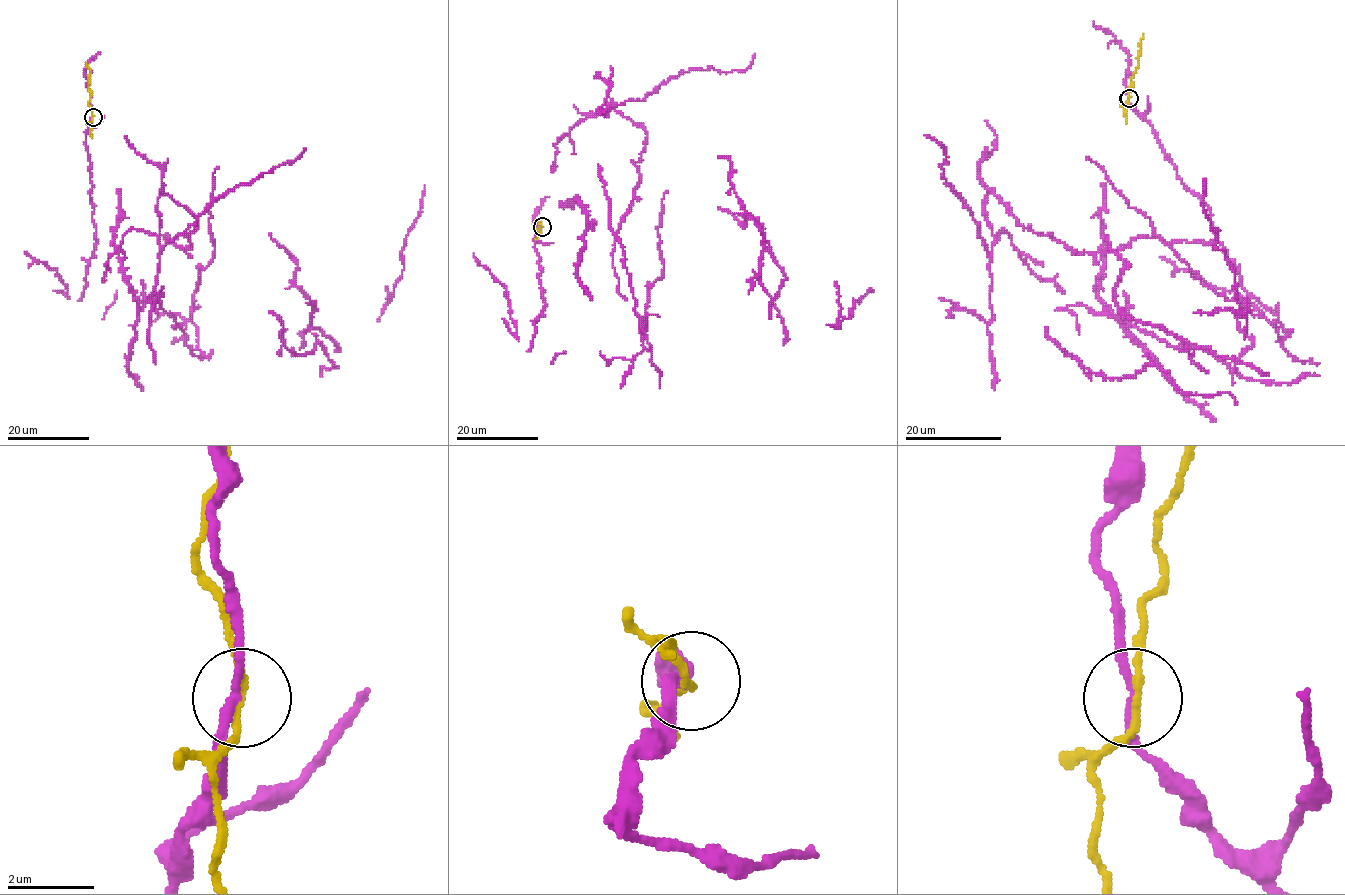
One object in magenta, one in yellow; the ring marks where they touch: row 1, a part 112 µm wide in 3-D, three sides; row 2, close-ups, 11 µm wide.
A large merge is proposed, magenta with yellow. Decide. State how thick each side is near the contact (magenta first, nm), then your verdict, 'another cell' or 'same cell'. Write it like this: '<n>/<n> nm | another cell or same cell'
200/140 nm | another cell

